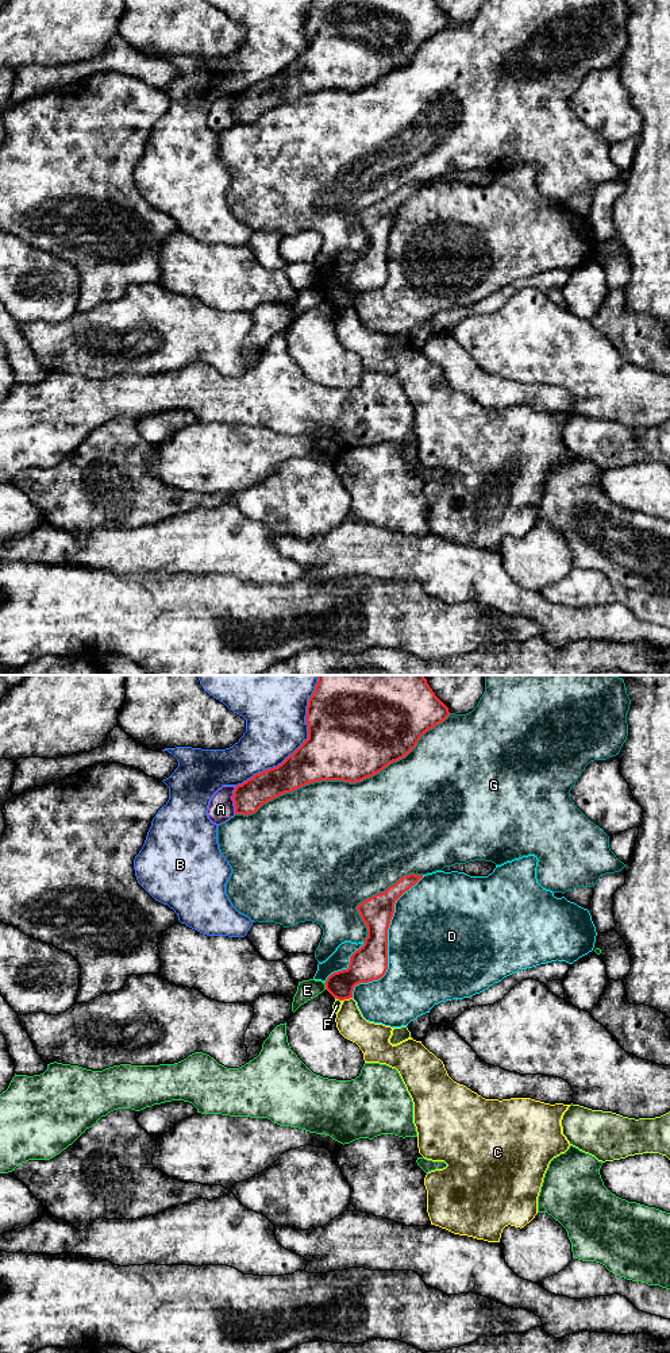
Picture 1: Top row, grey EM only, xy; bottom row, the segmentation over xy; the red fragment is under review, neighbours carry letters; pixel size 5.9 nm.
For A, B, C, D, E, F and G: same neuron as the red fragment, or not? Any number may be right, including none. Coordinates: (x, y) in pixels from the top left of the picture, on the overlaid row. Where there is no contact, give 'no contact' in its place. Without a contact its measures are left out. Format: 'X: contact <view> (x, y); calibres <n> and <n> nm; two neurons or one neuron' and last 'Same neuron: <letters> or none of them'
A: contact xy (233, 800); calibres 180 and 160 nm; two neurons
B: contact xy (303, 743); calibres 460 and 360 nm; two neurons
C: contact xy (346, 998); calibres 220 and 170 nm; two neurons
D: contact xy (387, 944); calibres 220 and 500 nm; two neurons
E: contact xy (326, 986); calibres 170 and 120 nm; two neurons
F: contact xy (338, 998); calibres 190 and 50 nm; two neurons
G: contact xy (343, 781); calibres 480 and 500 nm; two neurons
Same neuron: none of them

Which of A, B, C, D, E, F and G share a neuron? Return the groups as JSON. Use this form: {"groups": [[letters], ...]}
{"groups": [["A"], ["B"], ["C"], ["D"], ["E"], ["F"], ["G"]]}

